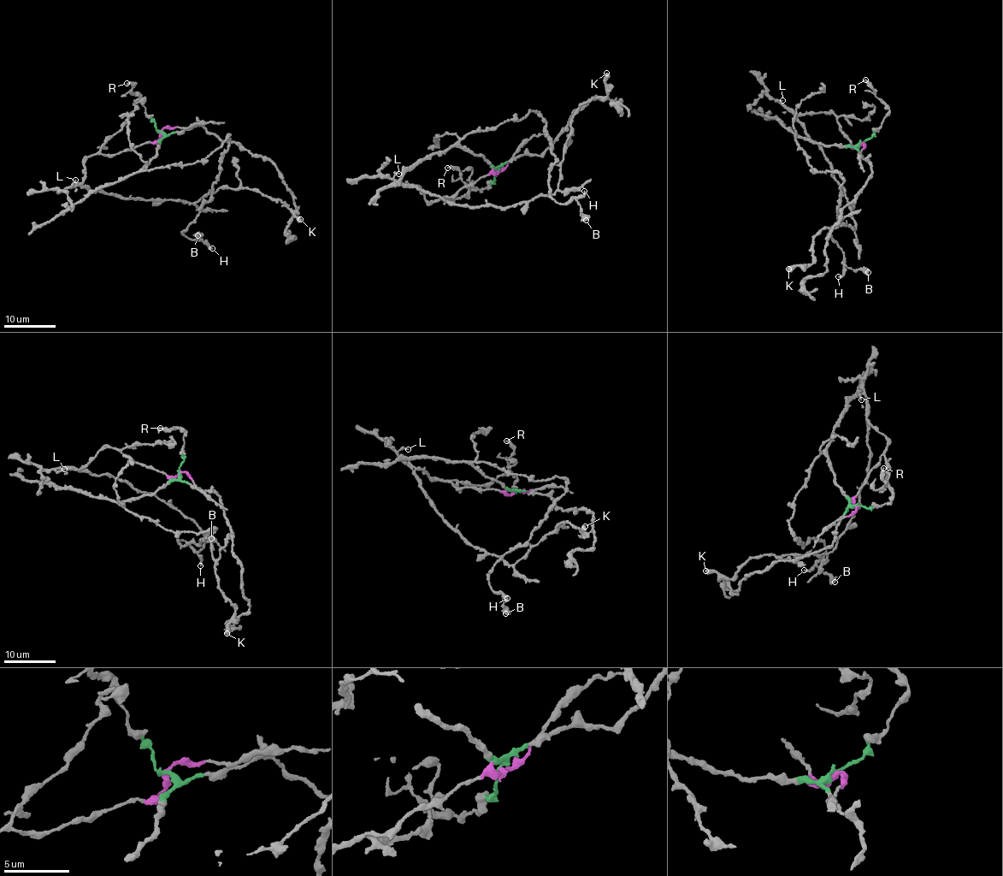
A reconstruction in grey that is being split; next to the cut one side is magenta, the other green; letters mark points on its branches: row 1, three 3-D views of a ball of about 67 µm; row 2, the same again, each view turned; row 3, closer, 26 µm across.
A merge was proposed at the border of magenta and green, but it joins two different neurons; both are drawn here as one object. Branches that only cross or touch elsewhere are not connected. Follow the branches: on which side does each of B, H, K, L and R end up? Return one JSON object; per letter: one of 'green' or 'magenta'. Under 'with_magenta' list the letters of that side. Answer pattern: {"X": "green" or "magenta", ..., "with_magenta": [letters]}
{"B": "green", "H": "green", "K": "magenta", "L": "magenta", "R": "green", "with_magenta": ["K", "L"]}

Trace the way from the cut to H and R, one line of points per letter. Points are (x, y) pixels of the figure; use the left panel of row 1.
H: (159, 132), (162, 134), (160, 145), (144, 169), (205, 159), (228, 137), (213, 194), (183, 232), (213, 248)
R: (159, 132), (138, 96), (130, 92), (134, 84), (126, 83)

